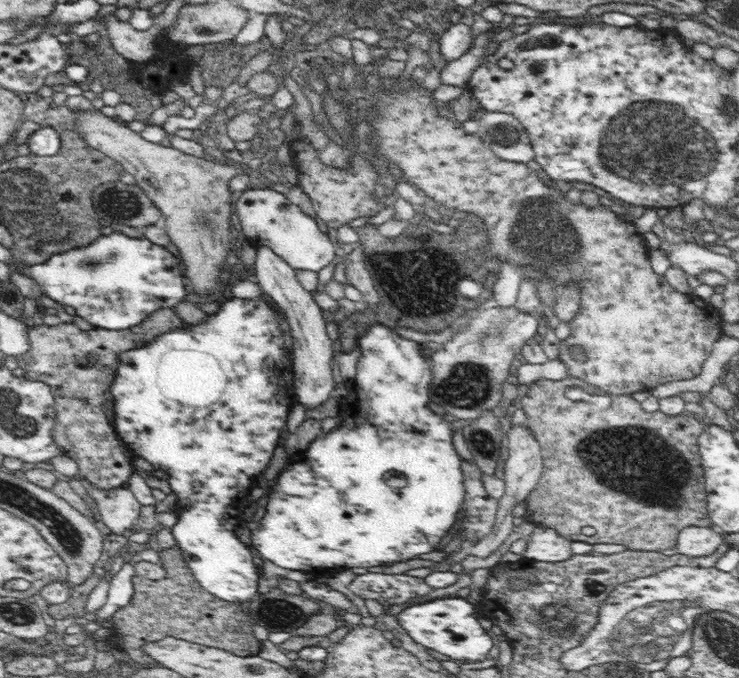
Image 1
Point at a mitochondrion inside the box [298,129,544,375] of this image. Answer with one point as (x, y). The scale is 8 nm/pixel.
(401, 285)

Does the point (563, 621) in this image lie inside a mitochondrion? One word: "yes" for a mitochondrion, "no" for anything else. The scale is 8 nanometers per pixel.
yes

